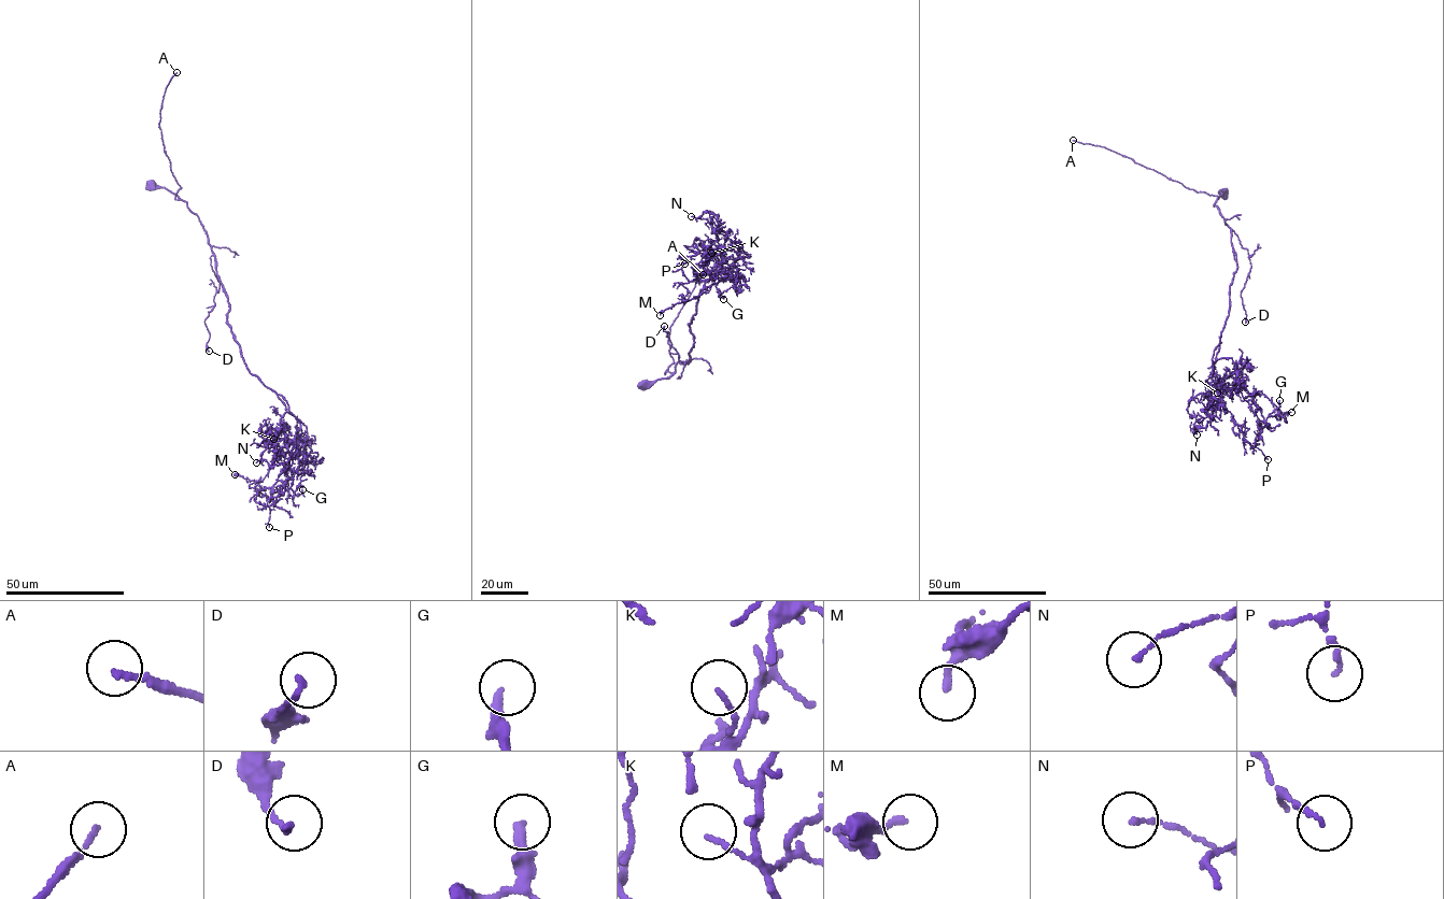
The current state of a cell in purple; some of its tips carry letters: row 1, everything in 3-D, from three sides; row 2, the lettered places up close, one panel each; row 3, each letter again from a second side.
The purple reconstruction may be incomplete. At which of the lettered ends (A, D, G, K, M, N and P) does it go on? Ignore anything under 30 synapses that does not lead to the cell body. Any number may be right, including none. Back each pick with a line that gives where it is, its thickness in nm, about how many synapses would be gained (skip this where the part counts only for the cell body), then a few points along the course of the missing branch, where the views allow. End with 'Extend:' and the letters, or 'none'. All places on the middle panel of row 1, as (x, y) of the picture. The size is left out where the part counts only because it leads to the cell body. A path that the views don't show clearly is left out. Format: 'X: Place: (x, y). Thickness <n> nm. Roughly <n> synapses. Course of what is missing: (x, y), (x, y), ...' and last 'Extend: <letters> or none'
A: Place: (703, 274). Thickness 130 nm. Roughly 35 synapses. Course of what is missing: (703, 274), (715, 261), (750, 240), (765, 217), (793, 202), (778, 201), (755, 214), (753, 210)
Extend: A

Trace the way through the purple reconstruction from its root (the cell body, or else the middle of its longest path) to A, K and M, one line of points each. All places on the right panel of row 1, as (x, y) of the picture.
A: (1222, 193), (1220, 191), (1221, 194), (1217, 199), (1217, 195), (1198, 193), (1104, 147), (1073, 140)
K: (1222, 193), (1214, 205), (1230, 229), (1237, 269), (1214, 365), (1222, 382), (1217, 393)
M: (1222, 193), (1214, 205), (1230, 229), (1237, 269), (1215, 374), (1220, 385), (1263, 394), (1282, 413), (1291, 412)

